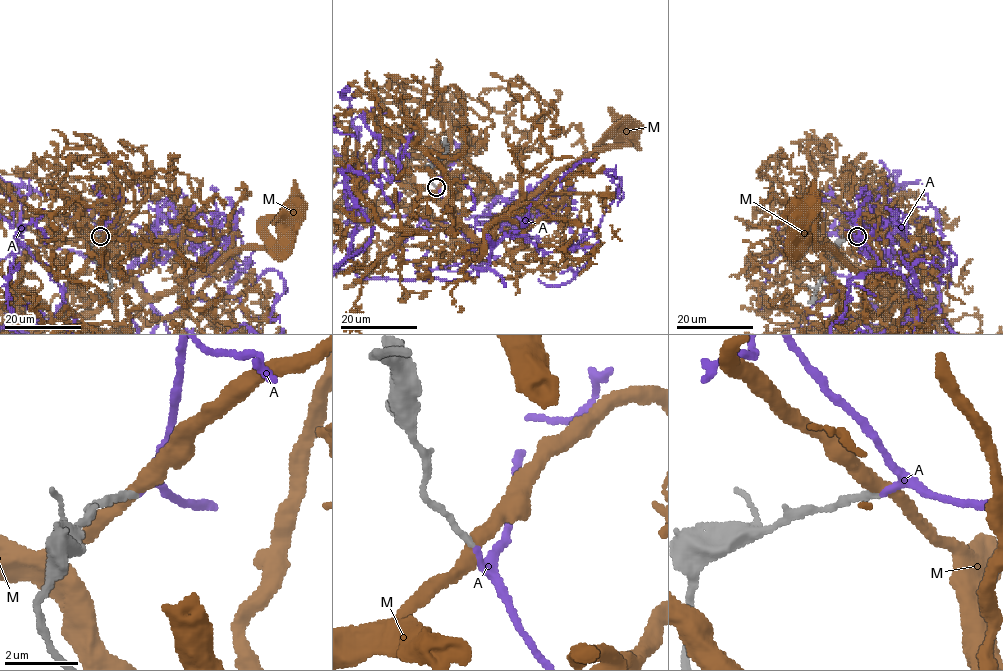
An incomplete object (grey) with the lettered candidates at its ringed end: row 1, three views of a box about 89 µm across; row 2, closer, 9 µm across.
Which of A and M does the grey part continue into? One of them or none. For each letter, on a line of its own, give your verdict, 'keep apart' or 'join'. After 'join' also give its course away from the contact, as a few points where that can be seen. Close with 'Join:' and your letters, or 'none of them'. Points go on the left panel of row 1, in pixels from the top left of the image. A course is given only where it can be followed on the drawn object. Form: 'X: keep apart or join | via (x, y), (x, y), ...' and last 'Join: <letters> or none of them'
A: join
M: keep apart
Join: A

